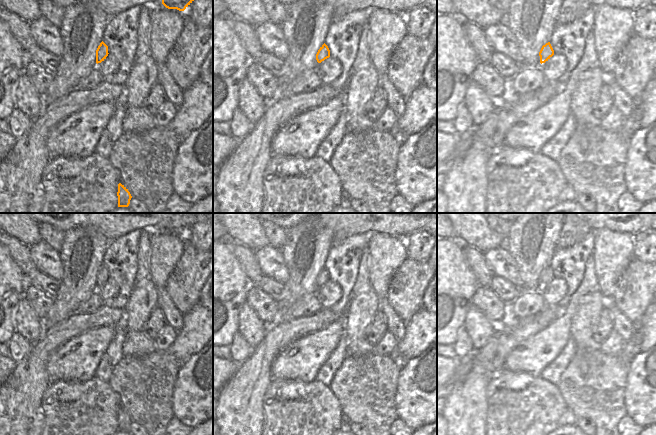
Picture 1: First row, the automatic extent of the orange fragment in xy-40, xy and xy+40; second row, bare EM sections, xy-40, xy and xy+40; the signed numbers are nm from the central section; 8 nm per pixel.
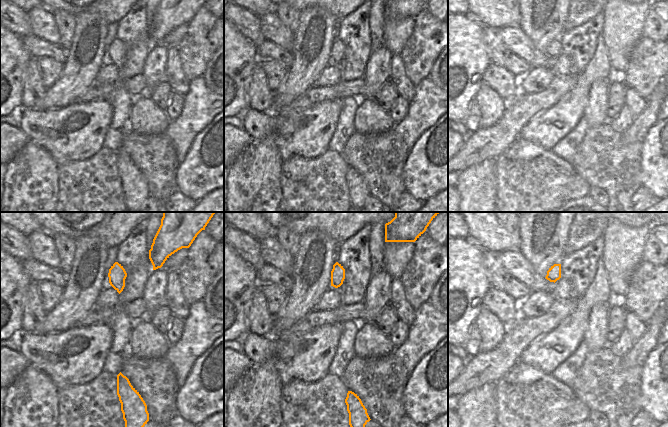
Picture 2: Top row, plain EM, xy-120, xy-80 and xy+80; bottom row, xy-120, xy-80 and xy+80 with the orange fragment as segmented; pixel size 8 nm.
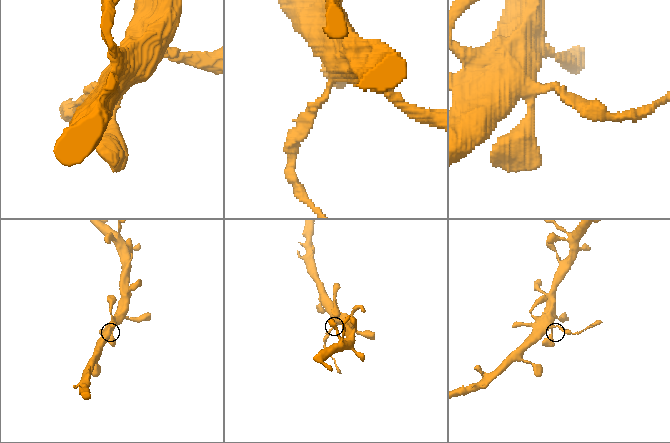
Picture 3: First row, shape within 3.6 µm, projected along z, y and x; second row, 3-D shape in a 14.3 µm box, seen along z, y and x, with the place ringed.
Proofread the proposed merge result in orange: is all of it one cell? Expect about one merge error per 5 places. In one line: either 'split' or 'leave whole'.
leave whole

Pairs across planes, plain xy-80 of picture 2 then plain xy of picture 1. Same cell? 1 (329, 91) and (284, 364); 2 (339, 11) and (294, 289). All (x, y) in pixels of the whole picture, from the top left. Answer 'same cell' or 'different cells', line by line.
1: different cells
2: different cells

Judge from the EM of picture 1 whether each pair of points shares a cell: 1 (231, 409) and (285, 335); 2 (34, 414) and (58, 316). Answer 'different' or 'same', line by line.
1: same
2: different

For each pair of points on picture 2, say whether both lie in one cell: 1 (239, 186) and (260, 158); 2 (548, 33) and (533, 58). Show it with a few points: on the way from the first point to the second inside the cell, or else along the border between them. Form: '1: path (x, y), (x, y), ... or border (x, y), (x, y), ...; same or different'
1: path (246, 179), (259, 165); same
2: border (523, 31), (531, 42), (544, 53); different

